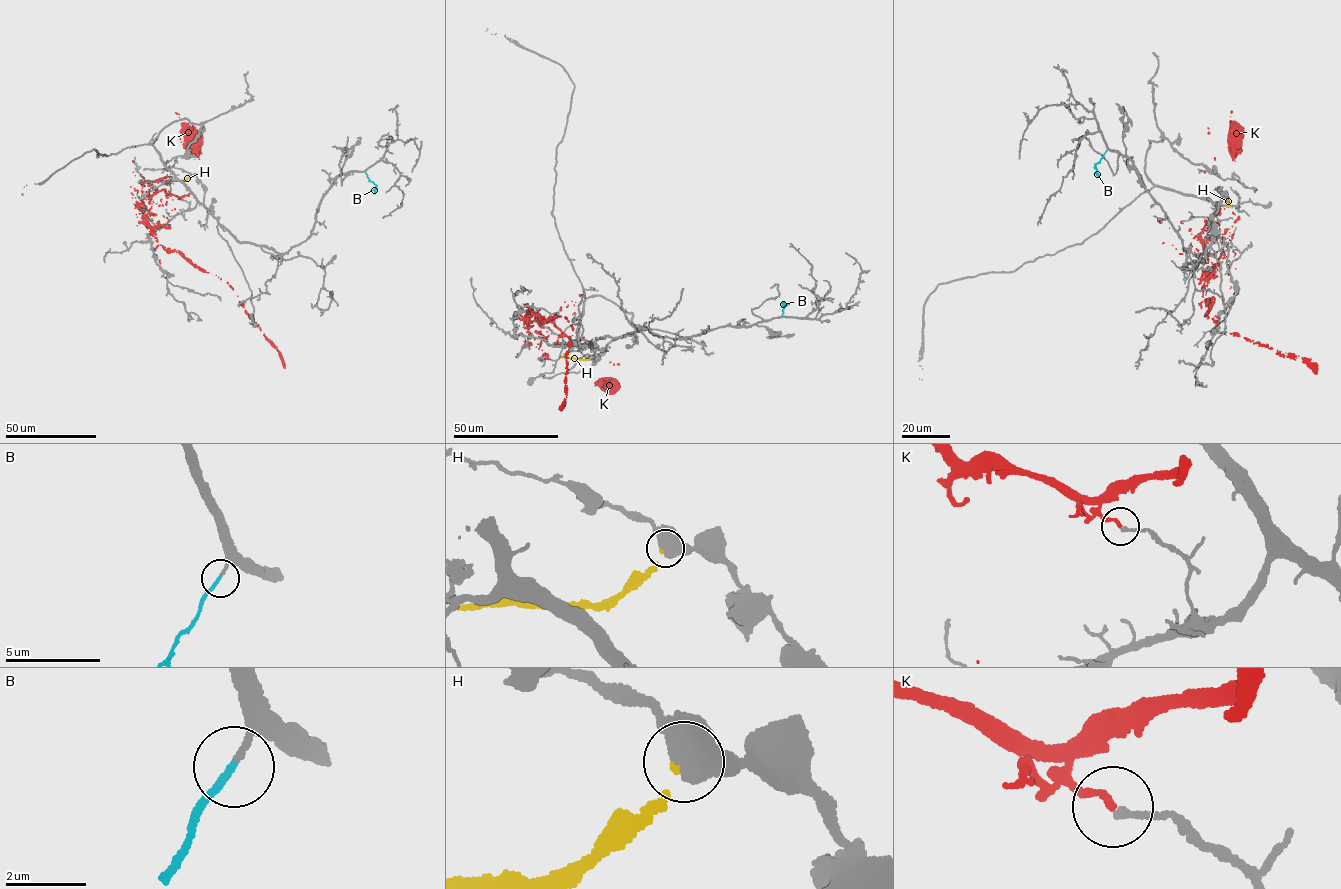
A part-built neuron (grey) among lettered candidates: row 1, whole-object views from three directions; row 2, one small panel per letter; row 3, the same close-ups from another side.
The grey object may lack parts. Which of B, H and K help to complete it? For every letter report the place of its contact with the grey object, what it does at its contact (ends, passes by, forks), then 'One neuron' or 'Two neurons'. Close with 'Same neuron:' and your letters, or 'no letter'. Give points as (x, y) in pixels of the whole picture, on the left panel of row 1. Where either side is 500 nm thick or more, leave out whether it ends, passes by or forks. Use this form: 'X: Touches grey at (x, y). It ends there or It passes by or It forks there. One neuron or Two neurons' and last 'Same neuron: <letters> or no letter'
B: Touches grey at (365, 173). It ends there. One neuron
H: Touches grey at (190, 175). It ends there. Two neurons
K: Touches grey at (183, 200). It ends there. Two neurons
Same neuron: B

